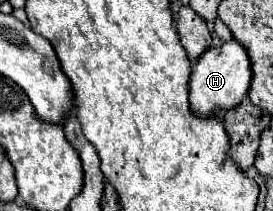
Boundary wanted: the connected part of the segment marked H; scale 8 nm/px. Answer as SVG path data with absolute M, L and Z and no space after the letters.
M232 39L228 43L212 47L204 51L196 59L196 63L192 63L192 73L190 73L190 83L188 83L190 111L192 115L200 119L220 117L222 113L238 107L248 87L250 87L250 59L246 59L242 45Z

